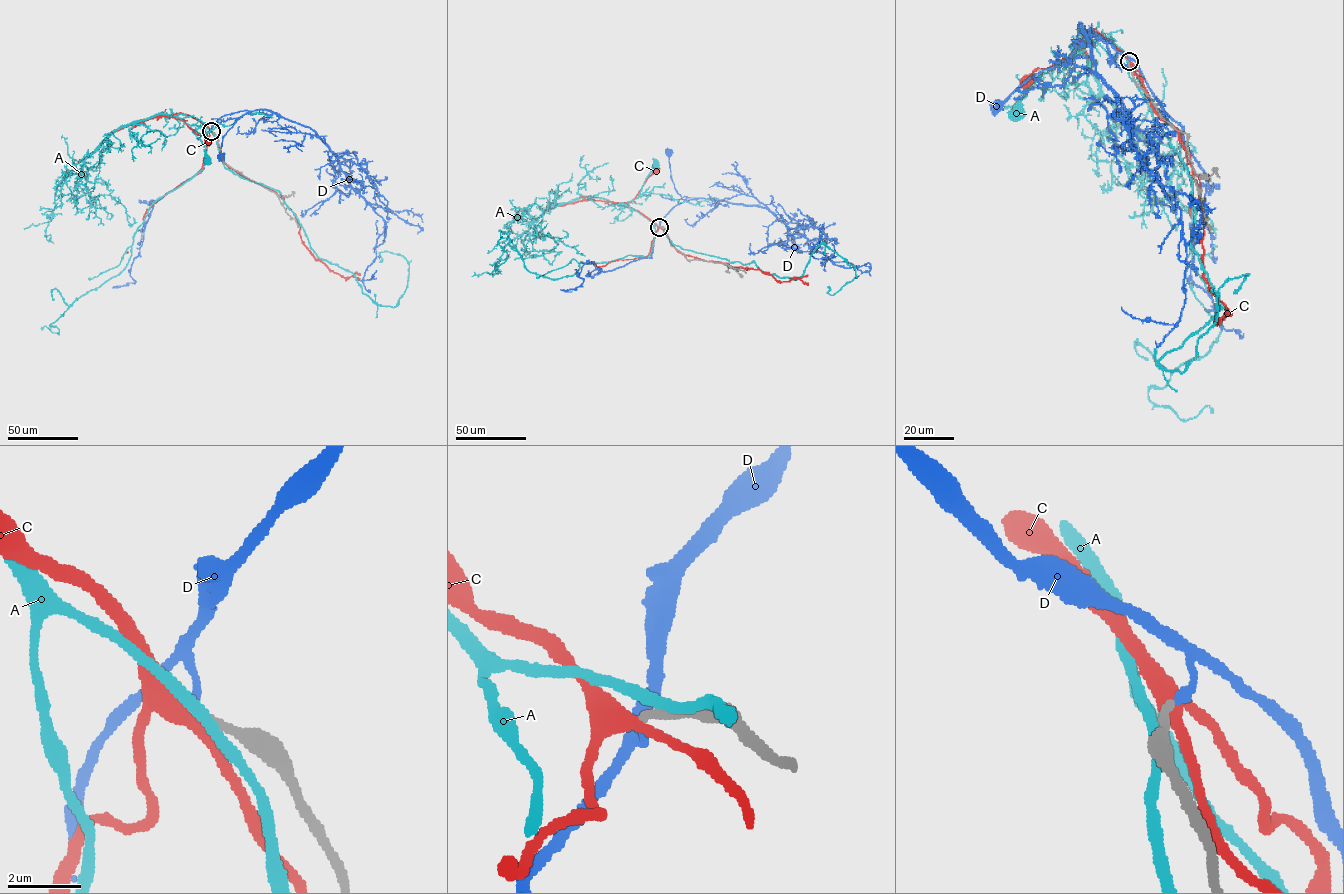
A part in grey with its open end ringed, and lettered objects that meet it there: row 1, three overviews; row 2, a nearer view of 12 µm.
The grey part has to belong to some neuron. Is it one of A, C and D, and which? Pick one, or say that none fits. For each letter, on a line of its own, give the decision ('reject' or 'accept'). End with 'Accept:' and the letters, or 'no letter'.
A: reject
C: reject
D: accept
Accept: D

